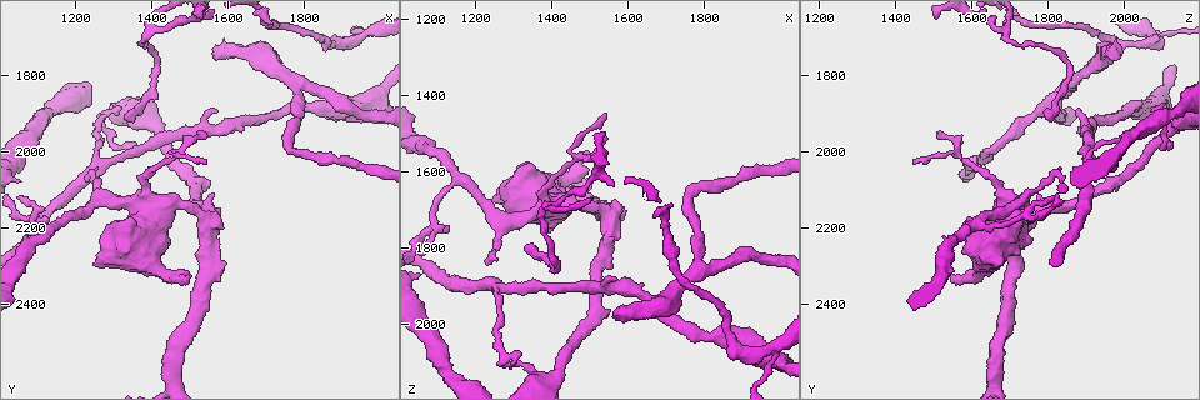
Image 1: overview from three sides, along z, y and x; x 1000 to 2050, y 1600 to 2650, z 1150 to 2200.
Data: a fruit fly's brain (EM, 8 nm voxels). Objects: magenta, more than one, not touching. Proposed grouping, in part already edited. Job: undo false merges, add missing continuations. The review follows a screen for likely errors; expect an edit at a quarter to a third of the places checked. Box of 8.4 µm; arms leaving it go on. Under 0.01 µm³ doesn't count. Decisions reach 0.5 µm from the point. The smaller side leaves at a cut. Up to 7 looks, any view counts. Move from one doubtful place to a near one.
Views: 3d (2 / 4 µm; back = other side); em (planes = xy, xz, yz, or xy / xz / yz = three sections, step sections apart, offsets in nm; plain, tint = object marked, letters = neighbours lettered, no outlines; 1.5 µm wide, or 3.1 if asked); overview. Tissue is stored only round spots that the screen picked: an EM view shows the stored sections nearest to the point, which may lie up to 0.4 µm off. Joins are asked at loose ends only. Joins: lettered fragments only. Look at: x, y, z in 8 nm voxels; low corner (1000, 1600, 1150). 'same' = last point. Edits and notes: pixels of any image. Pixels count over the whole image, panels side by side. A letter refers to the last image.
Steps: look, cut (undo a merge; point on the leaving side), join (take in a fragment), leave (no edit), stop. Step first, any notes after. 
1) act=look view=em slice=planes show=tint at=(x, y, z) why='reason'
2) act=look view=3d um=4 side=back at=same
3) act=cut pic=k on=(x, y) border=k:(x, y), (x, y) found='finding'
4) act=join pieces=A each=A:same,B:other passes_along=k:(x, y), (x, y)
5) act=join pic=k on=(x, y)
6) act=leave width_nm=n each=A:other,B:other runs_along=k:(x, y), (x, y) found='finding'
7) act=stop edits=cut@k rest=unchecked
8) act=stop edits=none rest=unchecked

act=look view=3d um=2 at=(1505, 2320, 1555) why='branch stops here'

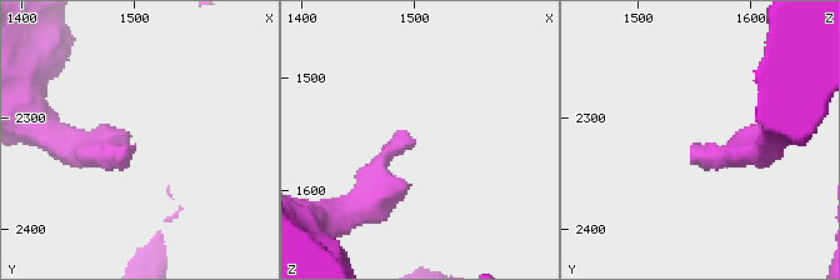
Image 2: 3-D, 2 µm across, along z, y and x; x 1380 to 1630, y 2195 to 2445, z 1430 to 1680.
act=look view=em slice=xz step=4 show=tint at=(1502, 2322, 1556) why='shape alone is not enough'

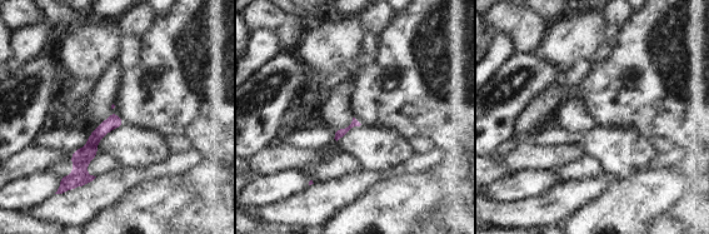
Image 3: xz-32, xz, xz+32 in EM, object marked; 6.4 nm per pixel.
act=look view=em slice=planes show=letters at=same

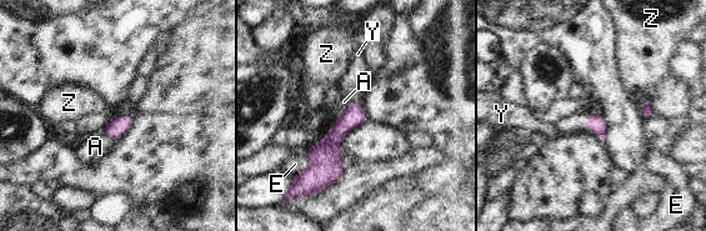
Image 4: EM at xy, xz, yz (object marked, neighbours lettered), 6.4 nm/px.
act=leave each=A:other,E:other,Y:other,Z:other border=4:(647, 100), (642, 104) found='no lettered fragment goes on from it'

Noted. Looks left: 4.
act=look view=3d um=4 at=(1095, 2170, 1745)

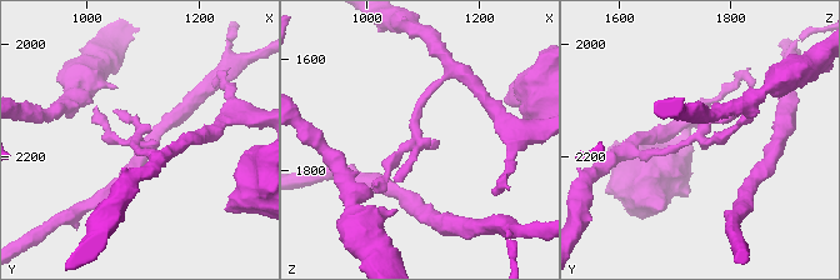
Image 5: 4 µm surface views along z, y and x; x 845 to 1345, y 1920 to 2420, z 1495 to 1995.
act=look view=em slice=yz step=8 show=plain at=(1085, 2170, 1740) why='need the tissue'

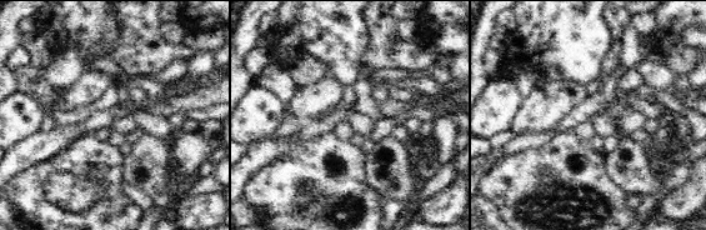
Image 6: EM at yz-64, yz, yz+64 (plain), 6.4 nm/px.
act=look view=em slice=yz step=8 show=letters at=same why='see the neighbours'

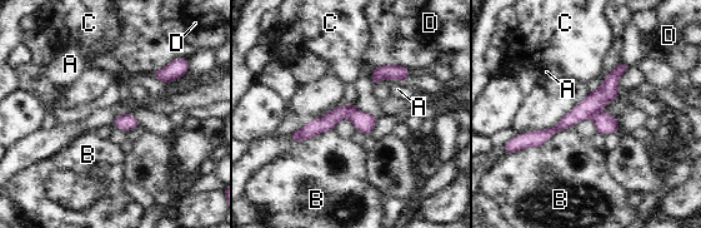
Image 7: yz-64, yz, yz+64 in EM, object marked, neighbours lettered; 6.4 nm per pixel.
act=cut pic=7 on=(365, 123) each=A:other,B:other,C:other,D:other border=7:(356, 109), (348, 118) found='a second cell is stuck on'

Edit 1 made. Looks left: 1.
act=stop edits=cut@7 rest=unchecked

